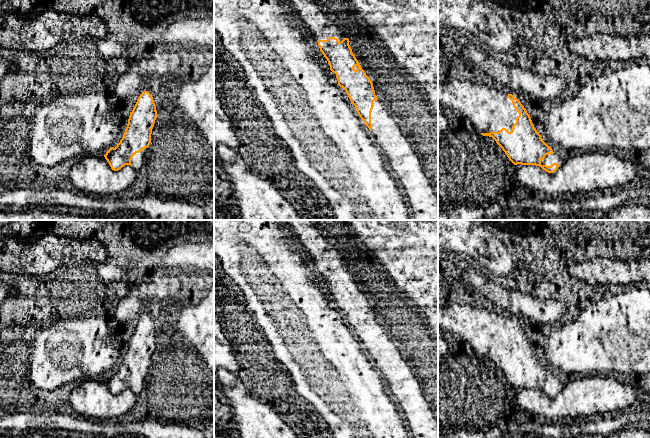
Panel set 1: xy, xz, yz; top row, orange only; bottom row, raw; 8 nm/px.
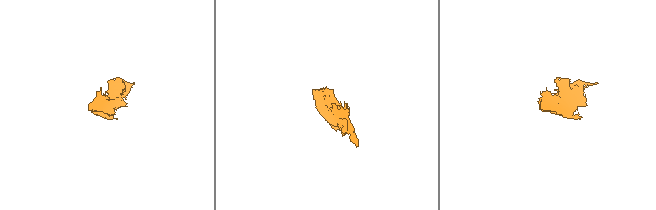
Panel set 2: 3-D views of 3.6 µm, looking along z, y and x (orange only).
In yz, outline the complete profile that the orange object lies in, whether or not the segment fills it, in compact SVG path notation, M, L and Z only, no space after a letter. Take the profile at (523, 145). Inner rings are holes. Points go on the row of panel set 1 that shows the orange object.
M447 80L438 83L438 103L469 119L481 135L492 137L514 165L535 165L554 173L561 164L512 94L464 80Z

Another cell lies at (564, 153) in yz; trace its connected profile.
M526 108L526 111L530 115L534 128L541 135L542 140L552 148L555 154L559 156L561 162L564 162L567 159L584 153L579 150L565 148L558 144L557 142L550 140L546 134L544 128L544 121L542 120L542 116L540 115L539 110L536 108Z

